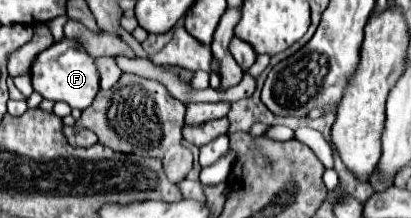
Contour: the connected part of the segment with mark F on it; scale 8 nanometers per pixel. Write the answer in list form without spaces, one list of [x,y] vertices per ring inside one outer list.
[[[64,37],[62,41],[50,45],[40,53],[32,65],[32,87],[38,91],[44,99],[50,101],[64,101],[72,109],[84,111],[92,105],[94,97],[100,91],[100,73],[96,67],[96,59],[82,49],[82,45],[76,39]]]

